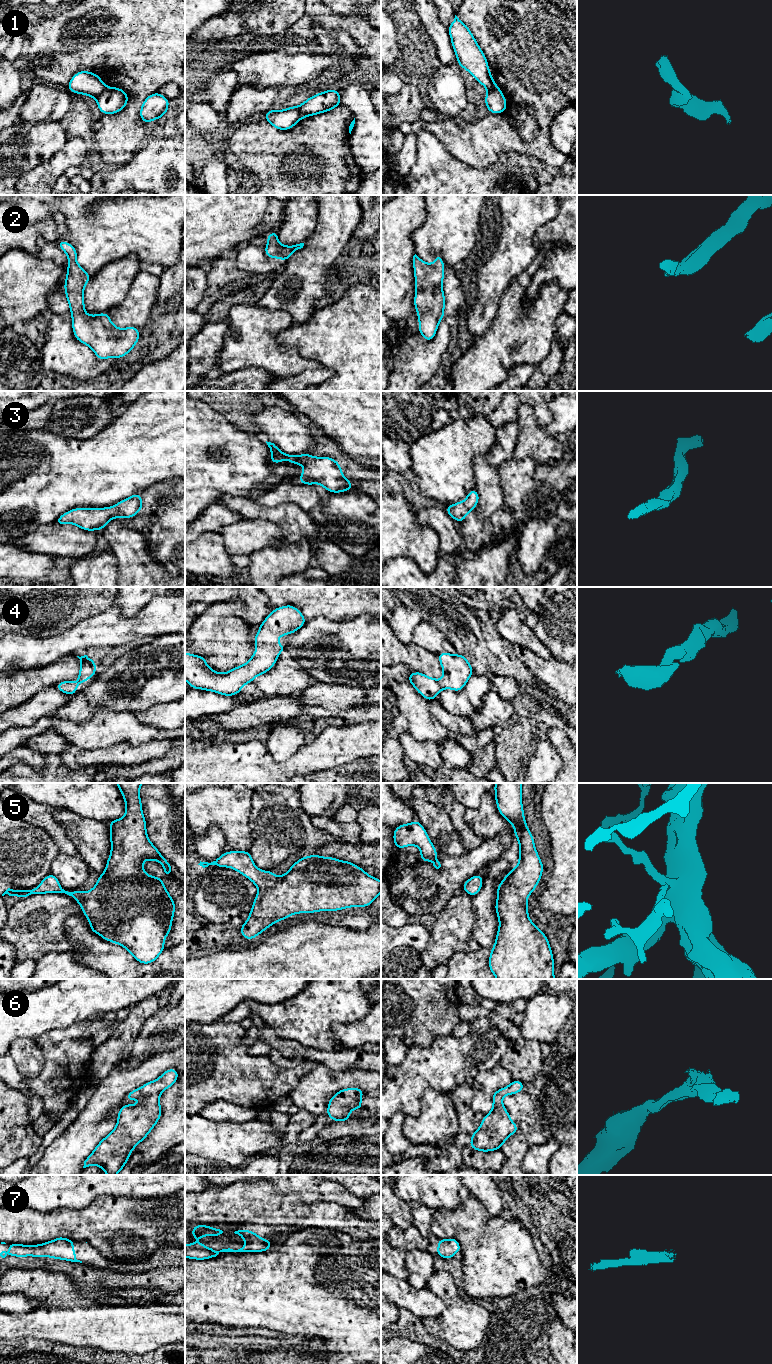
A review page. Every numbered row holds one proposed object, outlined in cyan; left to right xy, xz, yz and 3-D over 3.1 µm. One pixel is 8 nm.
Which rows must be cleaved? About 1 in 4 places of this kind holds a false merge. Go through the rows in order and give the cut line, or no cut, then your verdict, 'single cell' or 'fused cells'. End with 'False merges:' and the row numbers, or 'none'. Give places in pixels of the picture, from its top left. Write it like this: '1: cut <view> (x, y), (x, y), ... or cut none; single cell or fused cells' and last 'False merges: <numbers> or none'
1: cut none; single cell
2: cut none; single cell
3: cut none; single cell
4: cut none; single cell
5: cut none; single cell
6: cut none; single cell
7: cut none; single cell
False merges: none

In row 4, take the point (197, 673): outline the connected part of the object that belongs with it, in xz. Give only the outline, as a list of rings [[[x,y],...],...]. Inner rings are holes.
[[[293,605],[278,607],[261,623],[254,638],[258,648],[247,663],[226,673],[217,673],[206,664],[206,657],[185,652],[185,680],[194,689],[234,696],[256,676],[273,668],[279,654],[286,649],[283,644],[273,642],[281,635],[296,632],[305,623],[303,614]]]

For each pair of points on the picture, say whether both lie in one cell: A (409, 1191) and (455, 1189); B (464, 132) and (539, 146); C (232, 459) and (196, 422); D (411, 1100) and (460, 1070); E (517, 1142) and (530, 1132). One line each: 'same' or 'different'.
A: same
B: same
C: same
D: same
E: different

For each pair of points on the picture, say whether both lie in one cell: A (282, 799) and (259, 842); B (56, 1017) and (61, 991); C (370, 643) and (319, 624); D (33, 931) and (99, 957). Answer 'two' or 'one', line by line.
A: one
B: one
C: one
D: two

